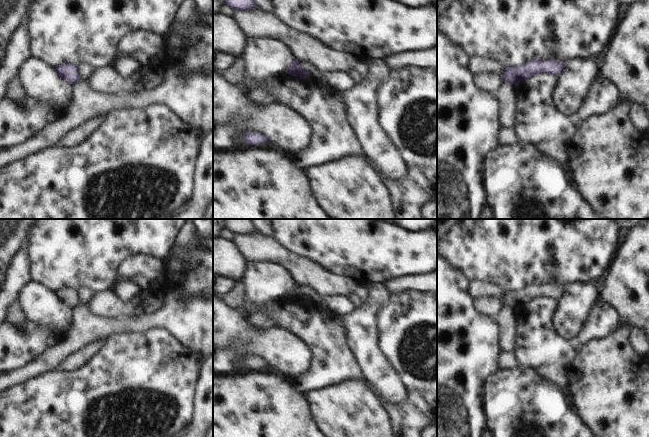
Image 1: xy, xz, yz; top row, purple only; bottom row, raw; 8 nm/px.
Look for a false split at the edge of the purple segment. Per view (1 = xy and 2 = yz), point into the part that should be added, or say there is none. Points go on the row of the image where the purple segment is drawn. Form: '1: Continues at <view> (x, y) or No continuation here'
1: No continuation here
2: No continuation here.

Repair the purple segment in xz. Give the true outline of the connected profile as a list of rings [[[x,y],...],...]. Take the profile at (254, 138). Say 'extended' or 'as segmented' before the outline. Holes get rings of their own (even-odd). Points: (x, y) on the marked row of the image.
as segmented | [[[249,131],[242,137],[242,141],[245,145],[253,146],[259,146],[261,144],[264,144],[267,140],[268,138],[265,135],[260,134],[257,131]]]

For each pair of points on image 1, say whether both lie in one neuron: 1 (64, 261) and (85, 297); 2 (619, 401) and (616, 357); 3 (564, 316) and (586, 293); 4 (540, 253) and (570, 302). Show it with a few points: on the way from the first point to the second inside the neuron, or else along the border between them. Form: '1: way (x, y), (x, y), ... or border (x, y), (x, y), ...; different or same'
1: border (77, 289), (88, 287), (94, 293); different
2: way (616, 390), (616, 368); same
3: way (570, 310), (580, 299); same
4: border (587, 282), (576, 282), (564, 288); different

